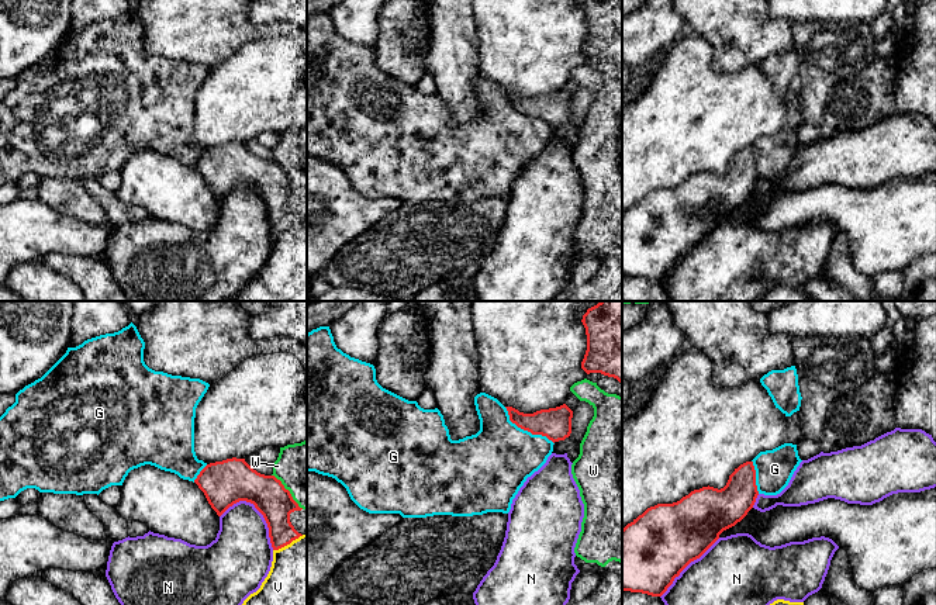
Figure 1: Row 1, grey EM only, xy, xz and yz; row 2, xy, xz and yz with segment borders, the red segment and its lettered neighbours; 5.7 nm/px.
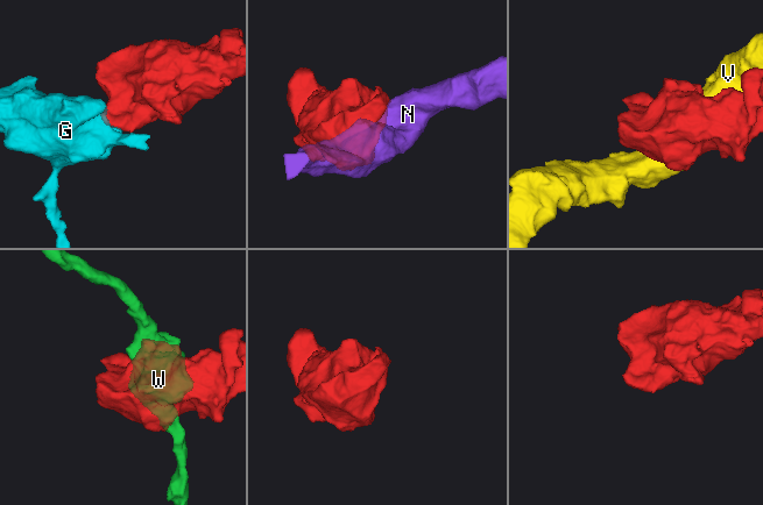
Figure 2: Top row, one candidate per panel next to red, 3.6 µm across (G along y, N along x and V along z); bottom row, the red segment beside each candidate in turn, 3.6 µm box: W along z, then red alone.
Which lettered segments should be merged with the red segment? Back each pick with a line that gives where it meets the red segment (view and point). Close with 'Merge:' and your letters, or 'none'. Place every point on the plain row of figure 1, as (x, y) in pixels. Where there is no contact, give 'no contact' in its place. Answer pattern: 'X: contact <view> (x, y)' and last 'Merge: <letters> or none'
Merge: none

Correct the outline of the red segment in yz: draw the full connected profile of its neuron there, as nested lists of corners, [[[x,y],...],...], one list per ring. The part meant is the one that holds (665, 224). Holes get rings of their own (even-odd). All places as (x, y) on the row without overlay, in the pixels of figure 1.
[[[753,146],[740,149],[721,174],[702,172],[673,189],[647,193],[622,214],[622,276],[662,281],[674,263],[700,243],[719,219],[740,207],[759,180]]]

